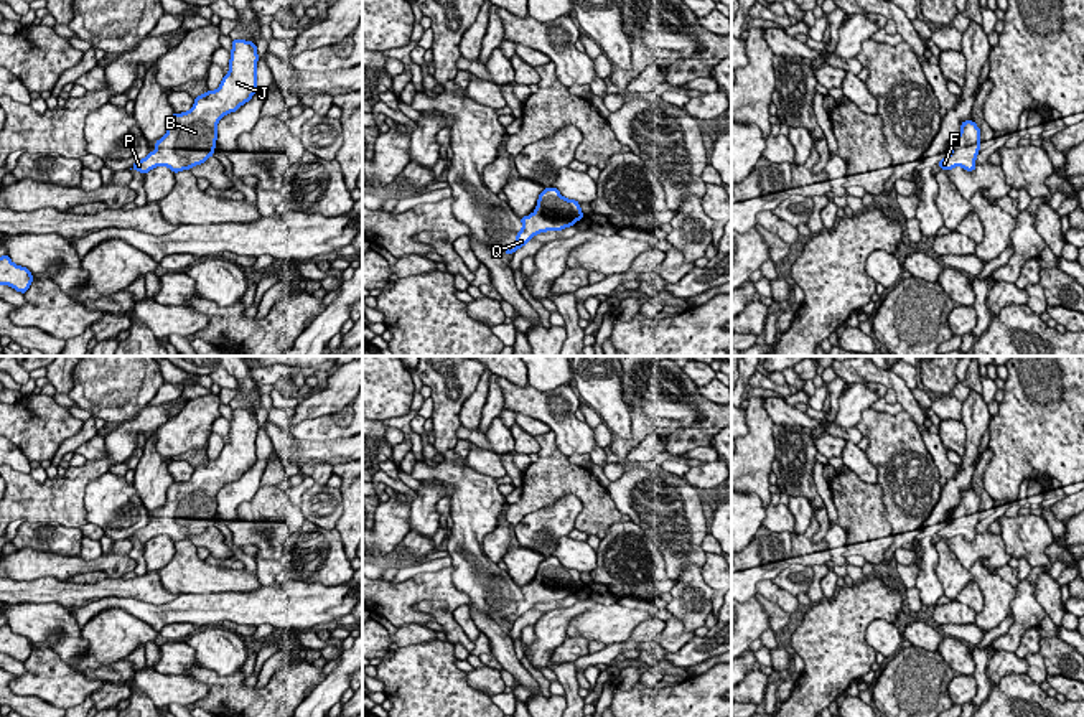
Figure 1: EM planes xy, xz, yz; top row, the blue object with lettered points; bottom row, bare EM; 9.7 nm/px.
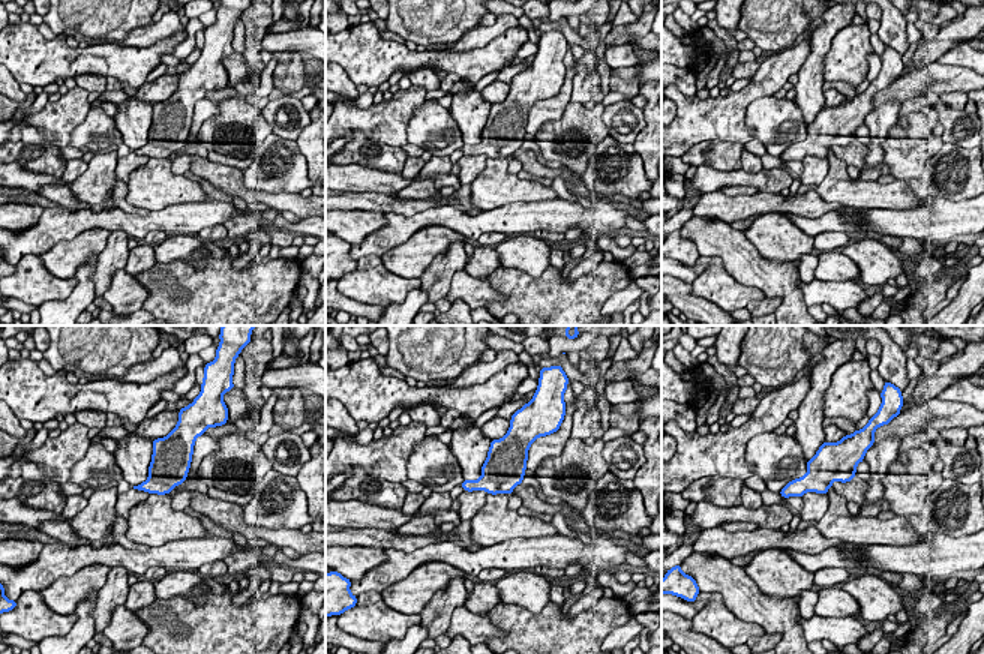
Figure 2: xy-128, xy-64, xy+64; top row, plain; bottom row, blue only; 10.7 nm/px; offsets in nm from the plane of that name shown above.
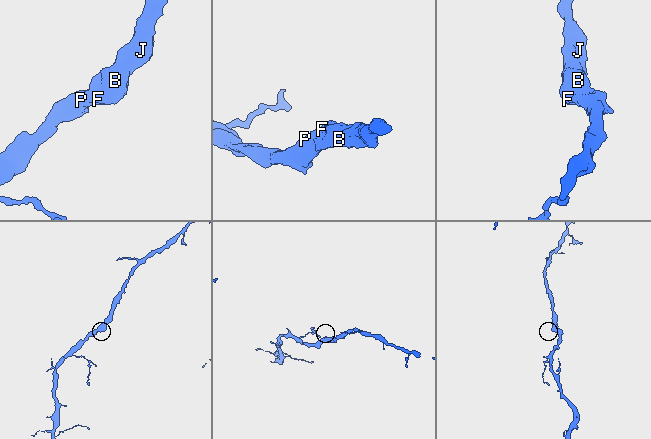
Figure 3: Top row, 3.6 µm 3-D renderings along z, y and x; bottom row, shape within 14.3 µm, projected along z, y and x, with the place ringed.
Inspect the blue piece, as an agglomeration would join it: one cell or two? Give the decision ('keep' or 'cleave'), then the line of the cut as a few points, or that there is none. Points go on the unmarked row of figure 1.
keep; cut none

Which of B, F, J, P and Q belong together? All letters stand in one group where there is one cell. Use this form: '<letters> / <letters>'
B F J P Q

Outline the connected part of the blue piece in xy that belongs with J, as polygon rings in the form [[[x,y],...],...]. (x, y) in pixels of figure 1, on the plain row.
[[[232,409],[232,420],[229,424],[229,442],[224,443],[219,457],[216,460],[208,458],[206,463],[198,465],[188,481],[175,481],[168,488],[166,503],[155,511],[157,518],[145,527],[135,531],[132,534],[133,539],[138,539],[142,544],[145,544],[157,536],[168,536],[173,542],[178,542],[201,534],[214,524],[219,490],[249,471],[257,460],[259,424],[255,412]]]

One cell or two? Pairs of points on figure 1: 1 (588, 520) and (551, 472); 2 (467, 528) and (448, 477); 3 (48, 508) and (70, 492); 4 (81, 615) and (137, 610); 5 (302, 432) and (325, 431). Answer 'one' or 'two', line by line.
1: one
2: one
3: one
4: one
5: one

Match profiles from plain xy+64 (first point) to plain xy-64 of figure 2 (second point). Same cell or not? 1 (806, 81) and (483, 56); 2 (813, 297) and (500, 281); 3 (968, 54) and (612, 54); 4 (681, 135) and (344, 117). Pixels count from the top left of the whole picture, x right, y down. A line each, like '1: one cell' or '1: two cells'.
1: two cells
2: two cells
3: one cell
4: one cell

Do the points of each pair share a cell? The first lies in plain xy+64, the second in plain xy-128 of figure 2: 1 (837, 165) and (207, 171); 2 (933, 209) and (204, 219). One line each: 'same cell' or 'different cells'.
1: different cells
2: same cell

